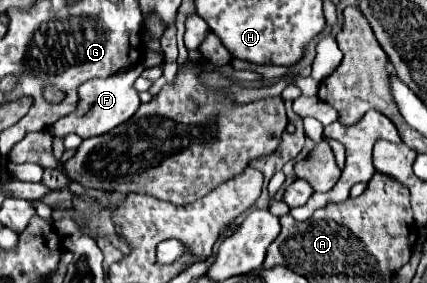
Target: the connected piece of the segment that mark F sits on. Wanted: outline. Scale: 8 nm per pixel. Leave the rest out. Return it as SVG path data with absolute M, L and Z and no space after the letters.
M135 64L135 67L127 67L115 75L109 77L97 77L97 79L89 79L85 81L77 91L79 91L79 109L75 113L71 113L69 117L59 119L55 125L51 125L51 133L57 137L65 137L67 133L77 133L79 137L87 139L93 135L103 135L107 131L111 131L113 127L121 125L123 121L127 121L141 105L137 91L133 87L135 79L140 77L145 67Z

